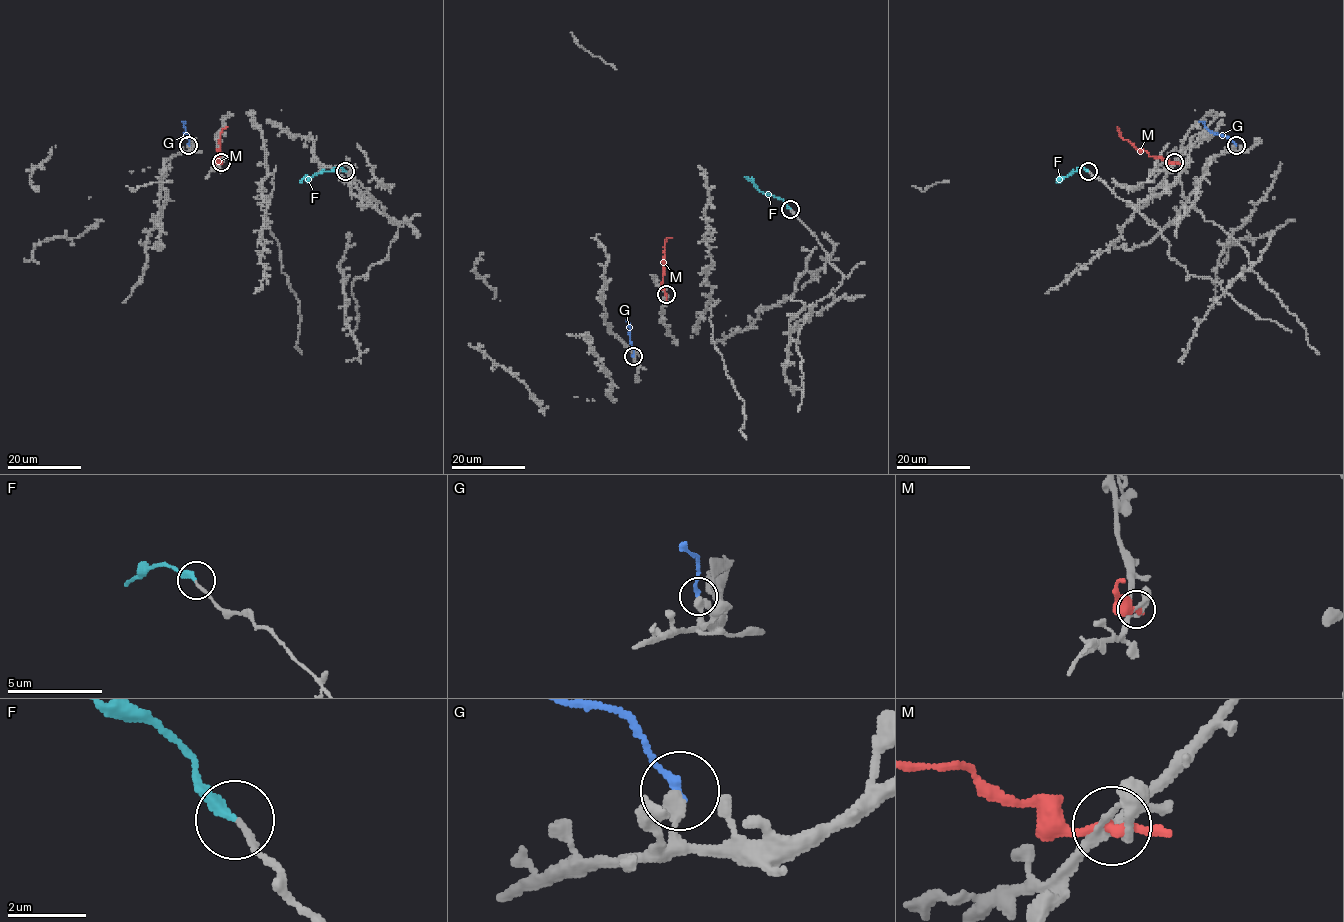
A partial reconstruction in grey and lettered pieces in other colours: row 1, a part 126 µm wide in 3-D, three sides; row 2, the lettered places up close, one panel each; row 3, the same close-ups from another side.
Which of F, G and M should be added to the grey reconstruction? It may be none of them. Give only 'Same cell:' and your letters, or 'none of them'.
Same cell: F

